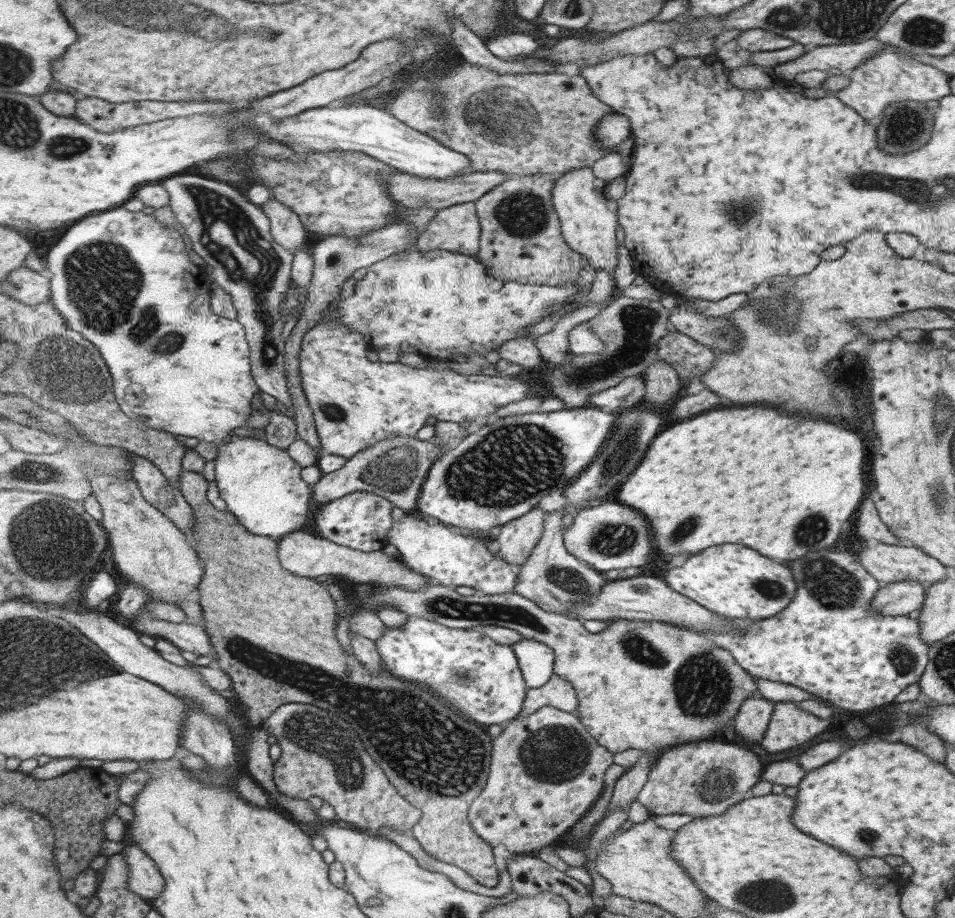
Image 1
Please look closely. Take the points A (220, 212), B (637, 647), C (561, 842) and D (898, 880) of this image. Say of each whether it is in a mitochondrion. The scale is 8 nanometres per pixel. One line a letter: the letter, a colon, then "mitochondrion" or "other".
A: mitochondrion
B: mitochondrion
C: other
D: other

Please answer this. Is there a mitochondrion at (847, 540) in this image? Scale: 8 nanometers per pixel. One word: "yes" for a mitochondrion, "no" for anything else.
yes

